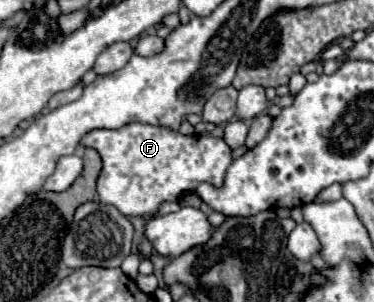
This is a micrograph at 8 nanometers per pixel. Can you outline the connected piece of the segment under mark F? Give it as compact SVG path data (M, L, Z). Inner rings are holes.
M129 123L121 129L95 129L81 143L97 149L103 159L96 187L100 202L117 207L123 215L145 219L155 215L159 203L177 201L179 195L195 191L199 183L223 187L227 167L233 163L231 147L221 137L181 135L179 131L147 123ZM151 169L157 169L157 181L147 181Z

